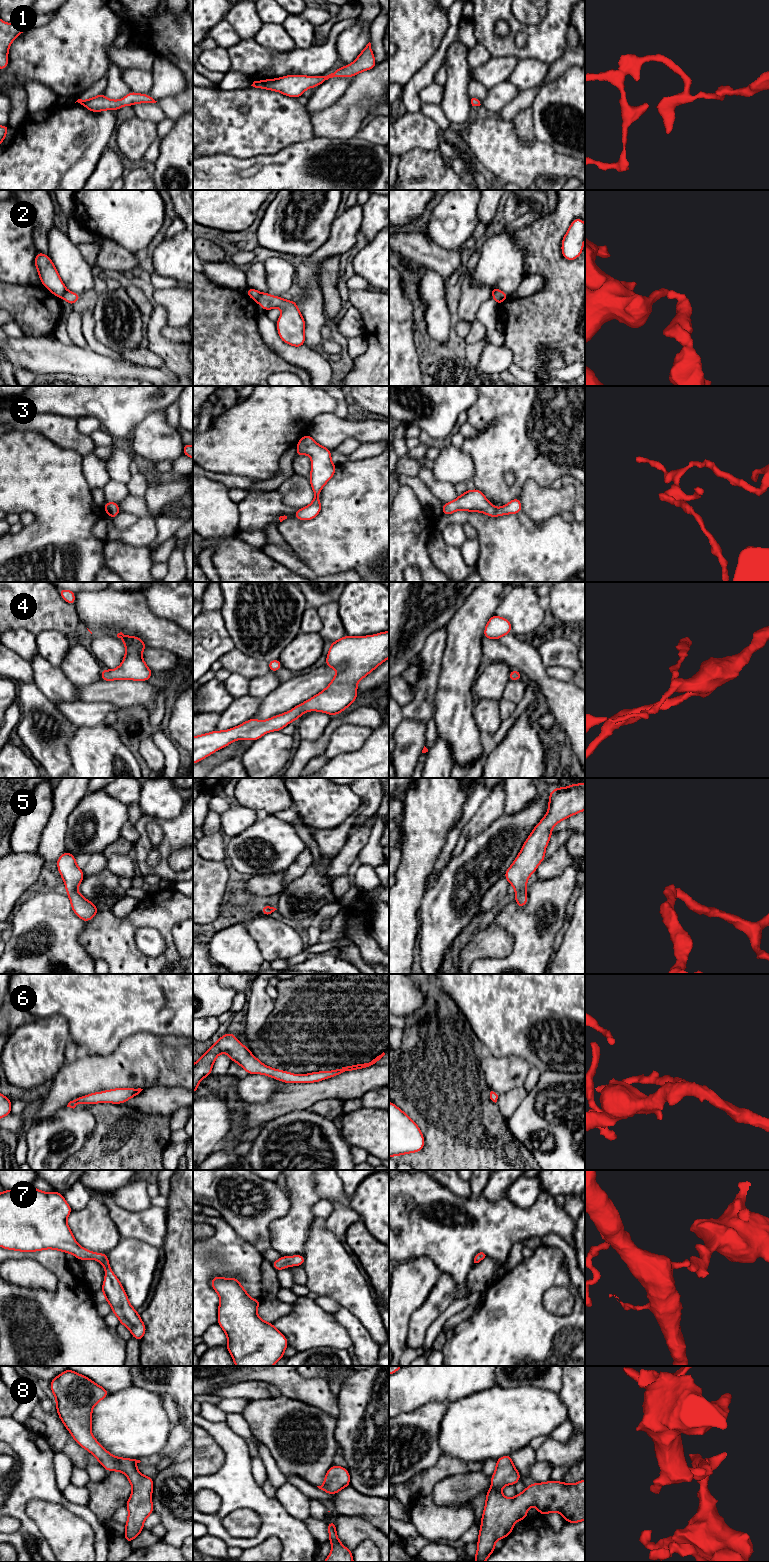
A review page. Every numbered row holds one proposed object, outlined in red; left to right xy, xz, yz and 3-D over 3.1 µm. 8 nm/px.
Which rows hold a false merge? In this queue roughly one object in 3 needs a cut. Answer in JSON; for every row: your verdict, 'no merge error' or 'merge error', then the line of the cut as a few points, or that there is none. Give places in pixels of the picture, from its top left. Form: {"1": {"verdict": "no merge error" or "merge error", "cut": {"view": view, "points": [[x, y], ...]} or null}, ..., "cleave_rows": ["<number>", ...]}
{"1": {"verdict": "no merge error", "cut": null}, "2": {"verdict": "merge error", "cut": {"view": "xz", "points": [[261, 293], [256, 300]]}}, "3": {"verdict": "no merge error", "cut": null}, "4": {"verdict": "no merge error", "cut": null}, "5": {"verdict": "no merge error", "cut": null}, "6": {"verdict": "no merge error", "cut": null}, "7": {"verdict": "no merge error", "cut": null}, "8": {"verdict": "no merge error", "cut": null}, "cleave_rows": ["2"]}

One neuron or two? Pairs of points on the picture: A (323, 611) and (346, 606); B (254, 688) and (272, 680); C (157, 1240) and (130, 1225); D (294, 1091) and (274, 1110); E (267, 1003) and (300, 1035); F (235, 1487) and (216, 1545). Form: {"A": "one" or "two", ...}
{"A": "two", "B": "one", "C": "one", "D": "one", "E": "two", "F": "two"}

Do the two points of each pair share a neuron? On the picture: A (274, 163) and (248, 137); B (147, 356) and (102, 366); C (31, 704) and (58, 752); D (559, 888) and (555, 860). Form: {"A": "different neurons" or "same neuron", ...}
{"A": "different neurons", "B": "different neurons", "C": "same neuron", "D": "different neurons"}

